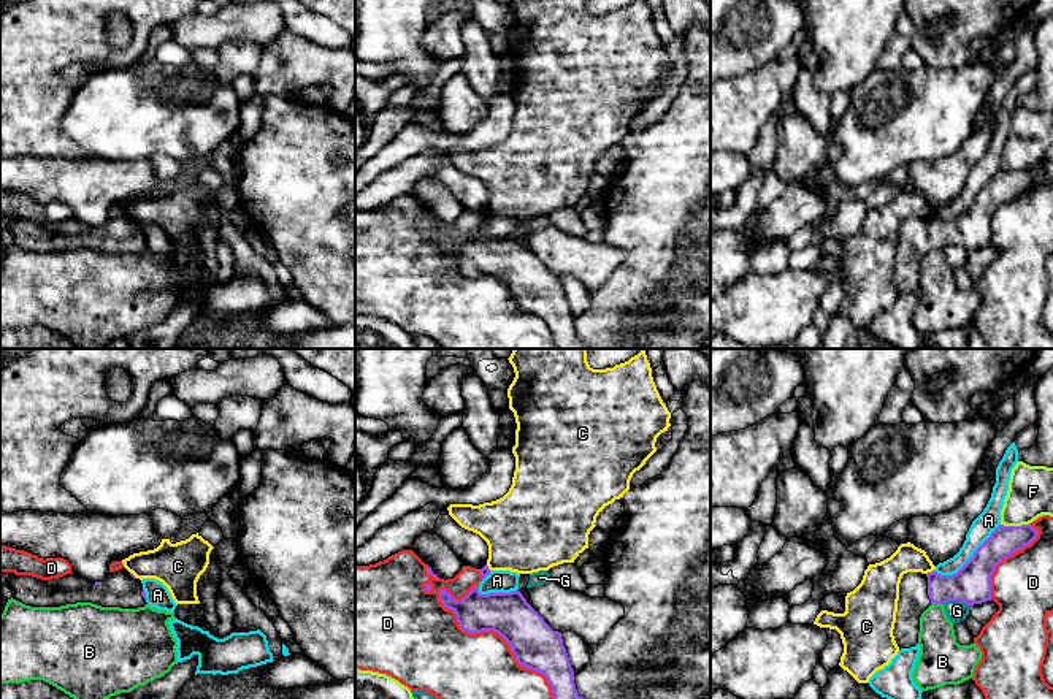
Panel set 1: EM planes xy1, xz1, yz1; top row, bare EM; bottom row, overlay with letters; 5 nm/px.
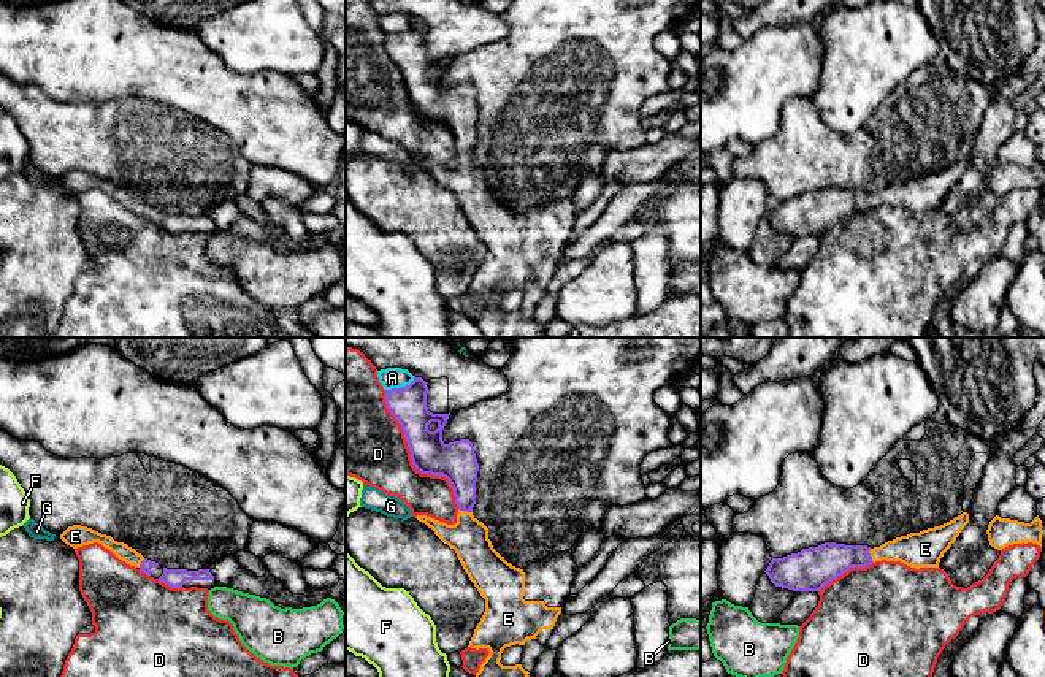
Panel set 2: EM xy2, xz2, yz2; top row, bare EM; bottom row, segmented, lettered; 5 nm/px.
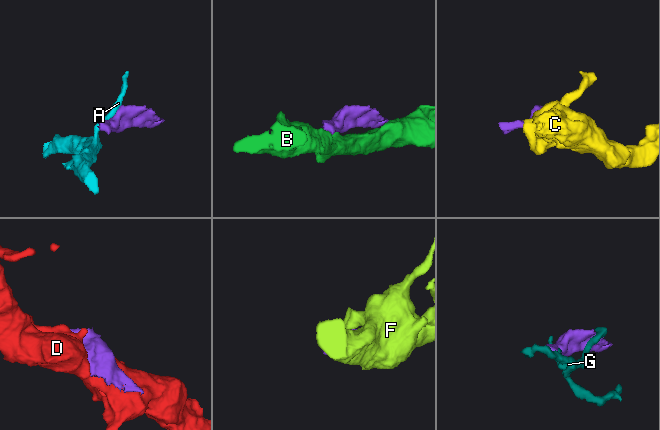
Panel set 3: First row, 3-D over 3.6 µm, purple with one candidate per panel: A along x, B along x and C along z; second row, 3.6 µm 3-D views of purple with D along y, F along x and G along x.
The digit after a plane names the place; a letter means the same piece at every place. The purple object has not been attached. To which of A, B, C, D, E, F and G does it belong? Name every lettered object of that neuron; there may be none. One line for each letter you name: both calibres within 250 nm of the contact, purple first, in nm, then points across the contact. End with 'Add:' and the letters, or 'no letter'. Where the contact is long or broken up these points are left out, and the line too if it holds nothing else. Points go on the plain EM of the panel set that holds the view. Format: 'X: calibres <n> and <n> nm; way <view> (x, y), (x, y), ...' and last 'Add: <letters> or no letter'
E: calibres 190 and 190 nm
Add: E

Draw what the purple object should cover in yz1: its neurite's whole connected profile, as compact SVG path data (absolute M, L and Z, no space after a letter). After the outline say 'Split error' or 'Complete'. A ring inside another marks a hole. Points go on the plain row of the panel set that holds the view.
M999 170L956 219L940 220L936 216L904 219L893 274L899 295L918 288L920 262L931 249L961 246L969 252L991 246L991 220L996 211L1029 190L1037 178L1031 170Z. Split error

